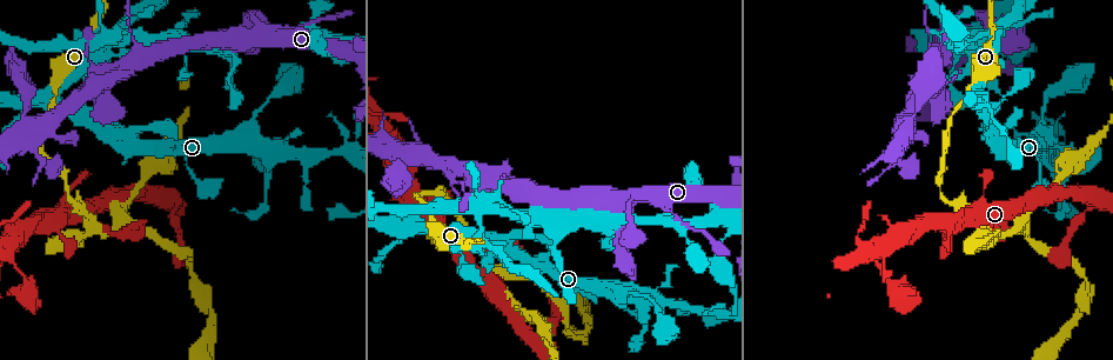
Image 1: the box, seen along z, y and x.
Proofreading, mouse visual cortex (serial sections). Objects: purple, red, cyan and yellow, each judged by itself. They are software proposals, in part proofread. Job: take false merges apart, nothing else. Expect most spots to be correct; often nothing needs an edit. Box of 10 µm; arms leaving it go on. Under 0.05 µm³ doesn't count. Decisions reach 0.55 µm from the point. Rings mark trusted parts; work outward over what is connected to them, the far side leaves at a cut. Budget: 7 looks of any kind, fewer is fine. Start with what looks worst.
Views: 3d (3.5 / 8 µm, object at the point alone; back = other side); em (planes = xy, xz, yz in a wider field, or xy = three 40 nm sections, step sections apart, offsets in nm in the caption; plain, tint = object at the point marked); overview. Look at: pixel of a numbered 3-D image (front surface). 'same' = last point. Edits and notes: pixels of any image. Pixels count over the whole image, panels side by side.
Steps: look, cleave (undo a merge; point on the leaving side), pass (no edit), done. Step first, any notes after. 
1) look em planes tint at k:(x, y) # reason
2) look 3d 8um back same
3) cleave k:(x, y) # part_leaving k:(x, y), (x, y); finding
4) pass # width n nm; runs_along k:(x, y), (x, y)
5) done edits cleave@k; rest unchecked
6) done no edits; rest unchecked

look 3d 3.5um at 1:(902, 165) # abrupt turn

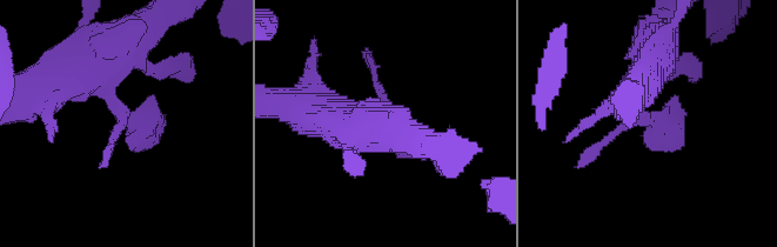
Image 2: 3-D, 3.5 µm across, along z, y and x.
look em xy step 5 tint at 2:(654, 119)

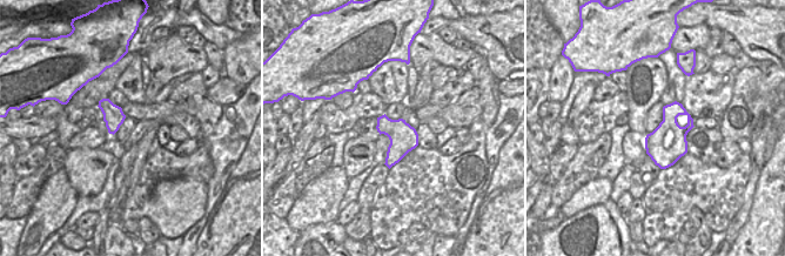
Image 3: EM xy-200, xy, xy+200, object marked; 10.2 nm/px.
pass # runs_along 2:(102, 65), (120, 115), (145, 129), (156, 108); continuous, no second cell

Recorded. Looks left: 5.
look 3d 3.5um at 1:(478, 214) # four arms meet

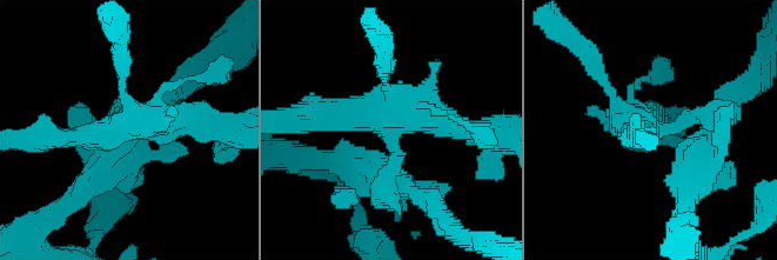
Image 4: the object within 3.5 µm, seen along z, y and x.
look em xy step 3 tint at 4:(393, 129) # now the EM

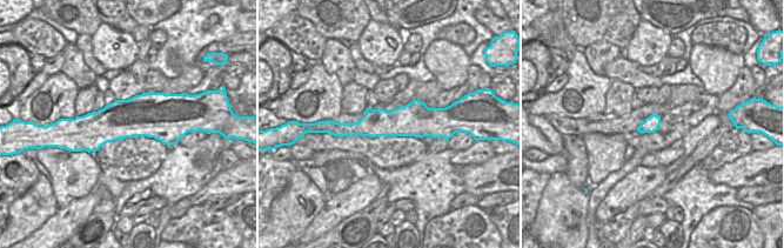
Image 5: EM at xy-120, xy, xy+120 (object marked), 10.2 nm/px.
pass # runs_along 5:(440, 118), (373, 124), (339, 132); one cell here

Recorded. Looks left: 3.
look 3d 3.5um at 1:(1023, 225)

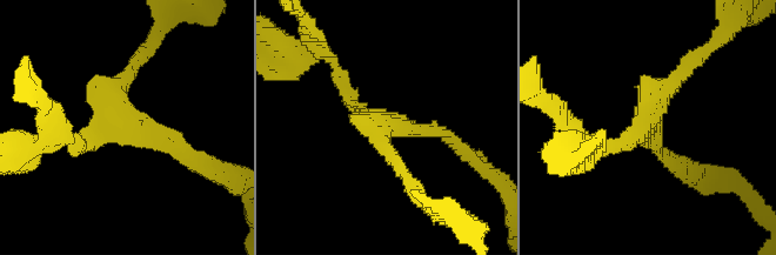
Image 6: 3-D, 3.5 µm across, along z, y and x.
look em xy step 5 plain at 6:(645, 121) # need the tissue

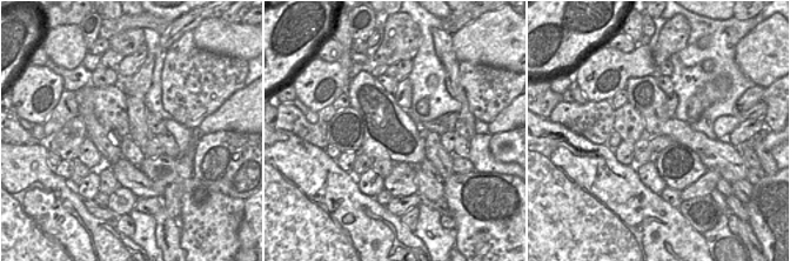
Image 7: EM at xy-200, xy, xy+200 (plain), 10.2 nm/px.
look em xy step 5 tint same

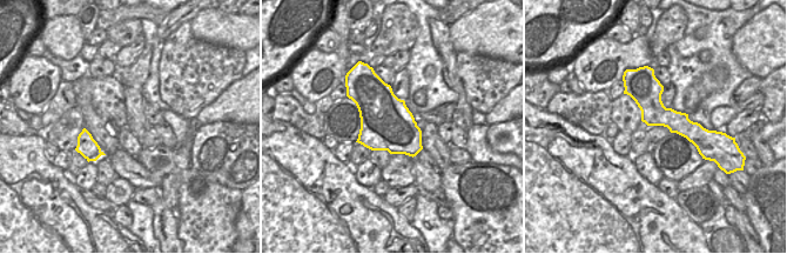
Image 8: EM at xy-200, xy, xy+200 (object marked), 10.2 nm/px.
pass # width 550 nm; runs_along 6:(339, 71), (368, 119), (447, 134); one cell here

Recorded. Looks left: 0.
done no edits; rest unchecked

